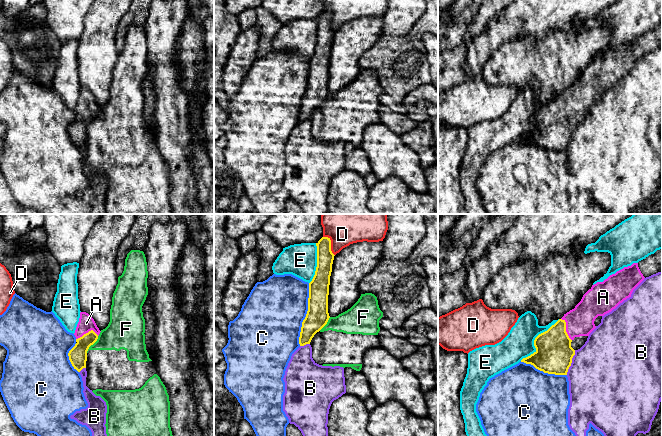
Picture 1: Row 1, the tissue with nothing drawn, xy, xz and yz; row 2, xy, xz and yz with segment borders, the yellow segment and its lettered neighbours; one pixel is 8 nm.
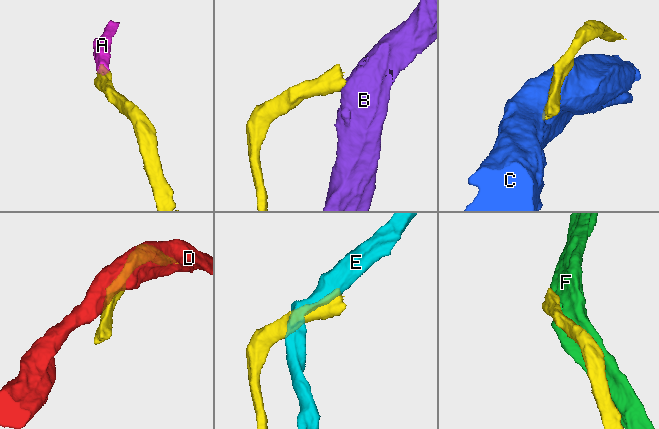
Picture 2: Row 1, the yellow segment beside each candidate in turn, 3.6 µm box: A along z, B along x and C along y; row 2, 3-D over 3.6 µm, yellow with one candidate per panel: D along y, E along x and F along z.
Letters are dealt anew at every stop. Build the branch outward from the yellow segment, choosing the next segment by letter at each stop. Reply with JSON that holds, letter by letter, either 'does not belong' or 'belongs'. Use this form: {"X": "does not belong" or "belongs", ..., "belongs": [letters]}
{"A": "belongs", "B": "does not belong", "C": "does not belong", "D": "does not belong", "E": "does not belong", "F": "does not belong", "belongs": ["A"]}

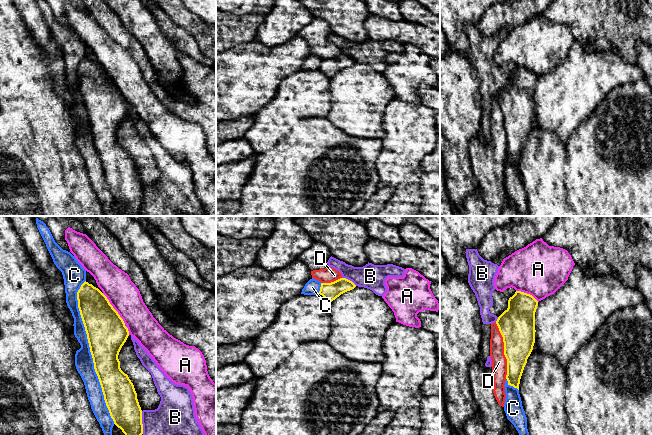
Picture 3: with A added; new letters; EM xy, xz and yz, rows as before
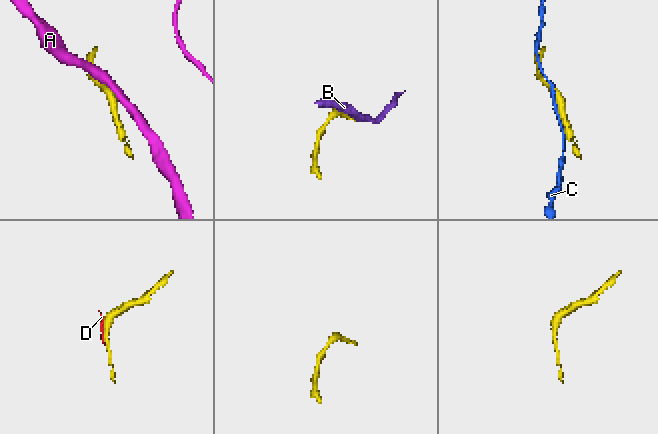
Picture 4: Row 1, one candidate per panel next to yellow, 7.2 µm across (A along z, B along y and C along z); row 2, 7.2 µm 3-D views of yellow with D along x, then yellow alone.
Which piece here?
{"A": "does not belong", "B": "does not belong", "C": "does not belong", "D": "does not belong", "belongs": []}

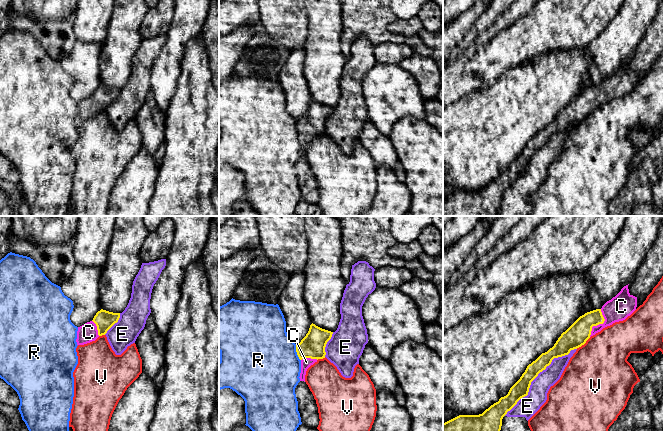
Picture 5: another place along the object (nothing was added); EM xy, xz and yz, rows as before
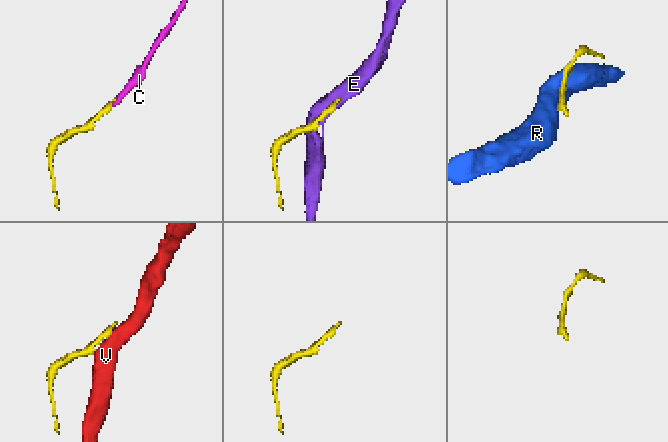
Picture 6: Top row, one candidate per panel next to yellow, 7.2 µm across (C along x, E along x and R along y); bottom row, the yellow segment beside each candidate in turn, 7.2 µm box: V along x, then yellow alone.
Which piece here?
{"C": "belongs", "E": "does not belong", "R": "does not belong", "V": "does not belong", "belongs": ["C"]}

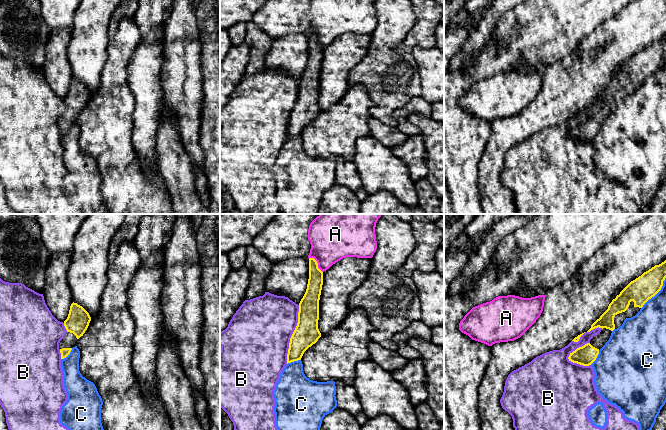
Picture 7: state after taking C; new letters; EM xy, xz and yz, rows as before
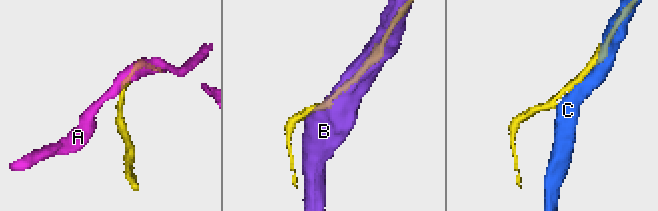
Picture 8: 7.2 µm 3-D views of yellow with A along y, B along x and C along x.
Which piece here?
{"A": "does not belong", "B": "does not belong", "C": "does not belong", "belongs": []}

